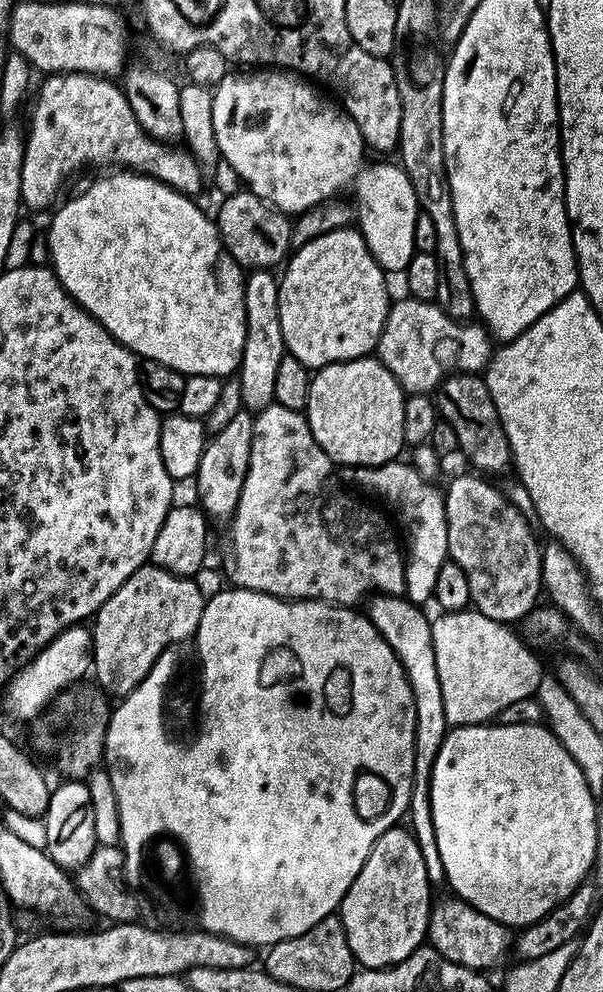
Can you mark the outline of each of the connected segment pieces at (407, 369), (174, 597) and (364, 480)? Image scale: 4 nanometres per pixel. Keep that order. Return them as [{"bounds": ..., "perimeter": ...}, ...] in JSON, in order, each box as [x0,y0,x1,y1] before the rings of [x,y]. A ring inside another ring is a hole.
[{"bounds":[374,299,494,394],"perimeter":[[[407,299],[389,307],[374,353],[405,393],[432,394],[443,385],[445,376],[483,373],[494,351],[494,341],[483,324],[450,318],[431,300]]]},{"bounds":[90,562,205,698],"perimeter":[[[149,562],[142,565],[96,612],[90,624],[92,666],[95,683],[109,697],[123,698],[150,674],[150,666],[165,655],[171,644],[191,641],[202,618],[205,593],[200,593],[195,579],[175,576]]]},{"bounds":[352,462,450,605],"perimeter":[[[393,462],[379,464],[373,468],[354,468],[352,480],[364,492],[377,496],[384,504],[396,511],[400,524],[404,527],[406,541],[404,558],[404,591],[413,604],[427,605],[434,594],[434,582],[438,582],[438,570],[450,559],[448,554],[448,523],[444,493],[433,481],[424,480],[411,463]],[[408,539],[408,544],[407,540]],[[427,602],[427,603],[426,603]]]}]

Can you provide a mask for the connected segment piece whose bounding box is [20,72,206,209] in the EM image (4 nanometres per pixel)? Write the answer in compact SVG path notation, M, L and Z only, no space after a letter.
M61 72L45 75L41 80L44 81L40 89L39 84L35 89L32 121L26 127L24 141L20 198L25 209L51 209L57 203L60 187L87 164L112 164L108 166L153 176L183 196L199 197L204 188L205 169L187 147L173 146L146 134L130 108L123 87L115 79Z

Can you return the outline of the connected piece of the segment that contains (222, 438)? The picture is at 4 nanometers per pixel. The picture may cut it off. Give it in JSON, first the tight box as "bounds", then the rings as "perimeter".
{"bounds":[194,410,253,517],"perimeter":[[[247,410],[234,414],[233,420],[225,428],[218,430],[204,445],[202,462],[196,471],[194,484],[200,487],[199,507],[209,517],[231,517],[232,511],[238,506],[242,482],[246,482],[246,470],[250,462],[253,419],[253,413]]]}

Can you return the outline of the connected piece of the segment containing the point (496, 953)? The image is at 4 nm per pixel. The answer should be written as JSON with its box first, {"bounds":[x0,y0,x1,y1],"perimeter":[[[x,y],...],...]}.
{"bounds":[427,894,513,970],"perimeter":[[[447,894],[435,901],[432,906],[432,913],[428,919],[427,943],[442,958],[446,958],[455,964],[461,964],[467,968],[477,970],[489,970],[495,964],[500,964],[504,960],[504,955],[510,952],[513,941],[513,933],[507,924],[498,922],[482,910],[474,910],[466,901],[460,899],[455,894]]]}

